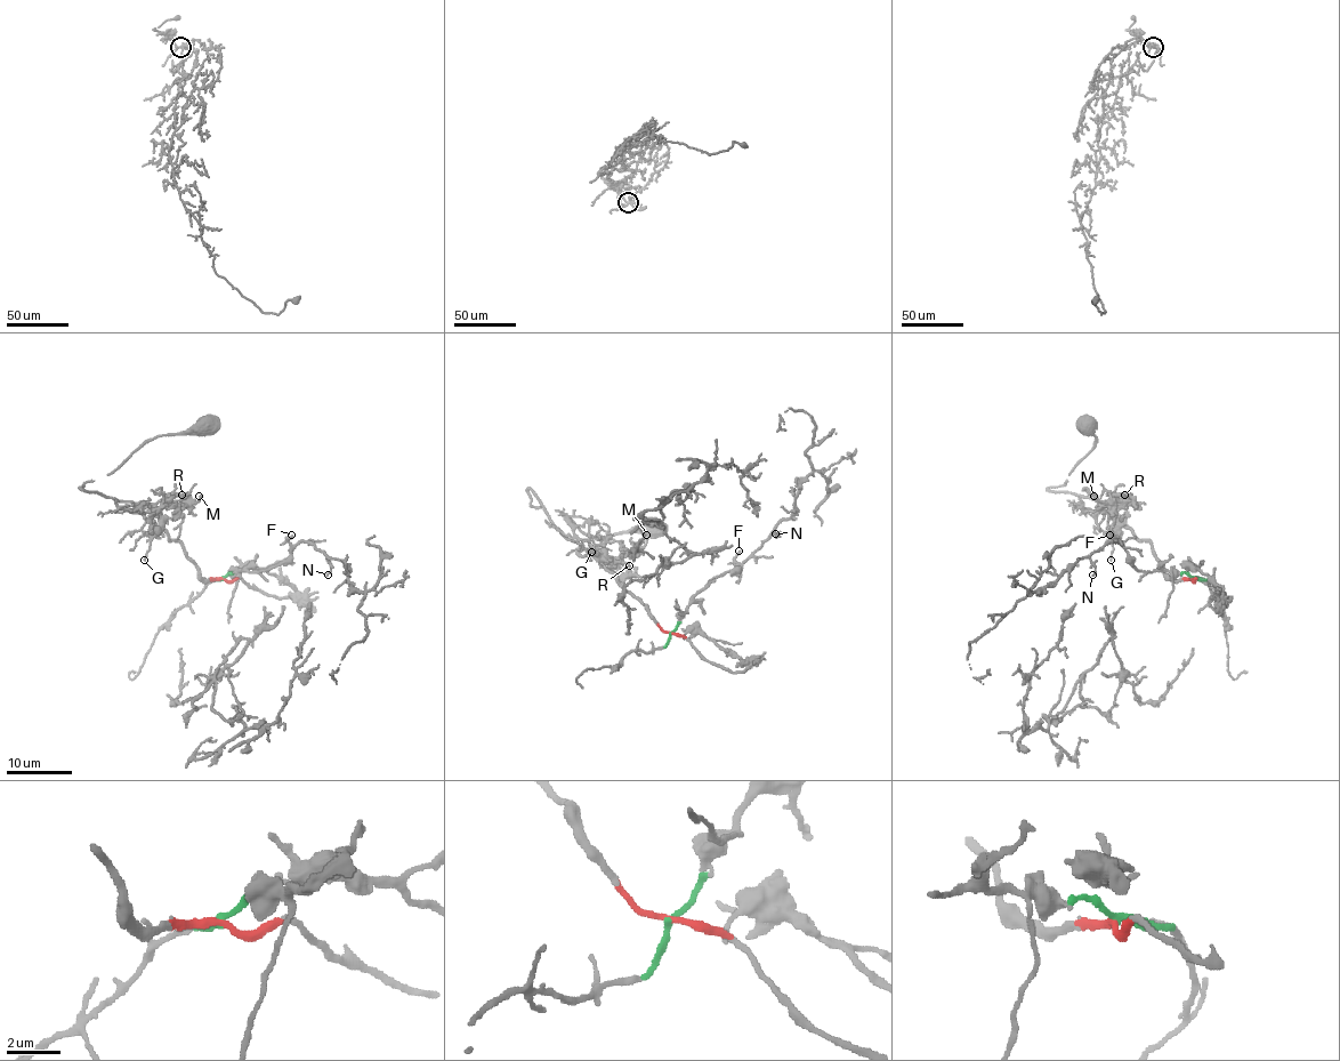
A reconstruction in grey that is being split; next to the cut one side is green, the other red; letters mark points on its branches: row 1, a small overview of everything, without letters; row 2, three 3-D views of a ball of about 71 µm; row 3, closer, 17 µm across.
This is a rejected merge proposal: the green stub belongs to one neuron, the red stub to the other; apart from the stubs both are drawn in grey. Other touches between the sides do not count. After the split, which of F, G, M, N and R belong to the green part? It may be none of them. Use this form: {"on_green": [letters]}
{"on_green": ["F", "N"]}

